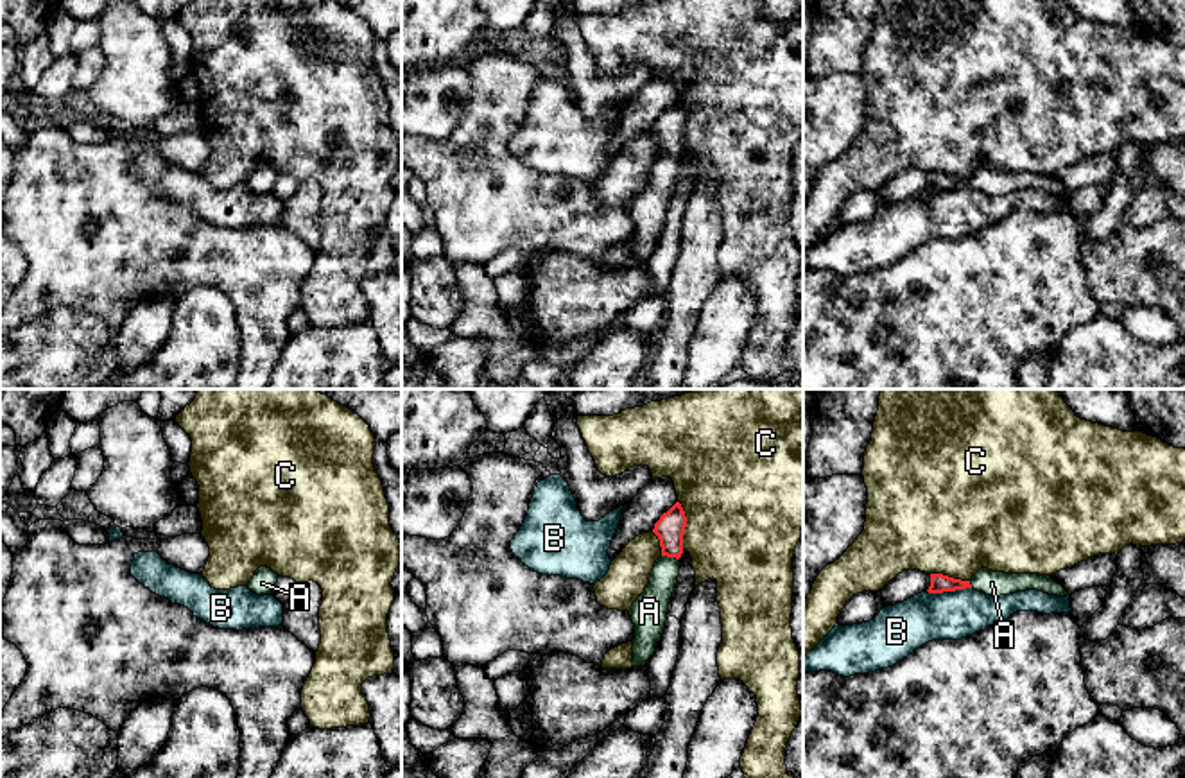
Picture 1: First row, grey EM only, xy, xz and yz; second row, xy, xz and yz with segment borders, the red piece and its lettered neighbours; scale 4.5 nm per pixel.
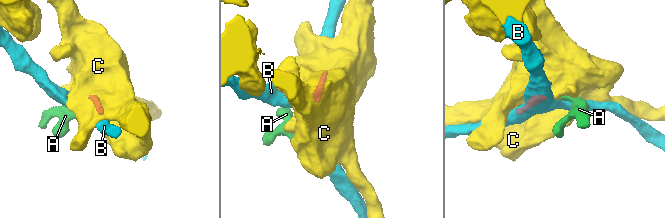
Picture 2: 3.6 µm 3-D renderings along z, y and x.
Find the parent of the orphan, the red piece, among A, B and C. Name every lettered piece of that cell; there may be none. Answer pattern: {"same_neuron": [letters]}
{"same_neuron": ["A"]}

